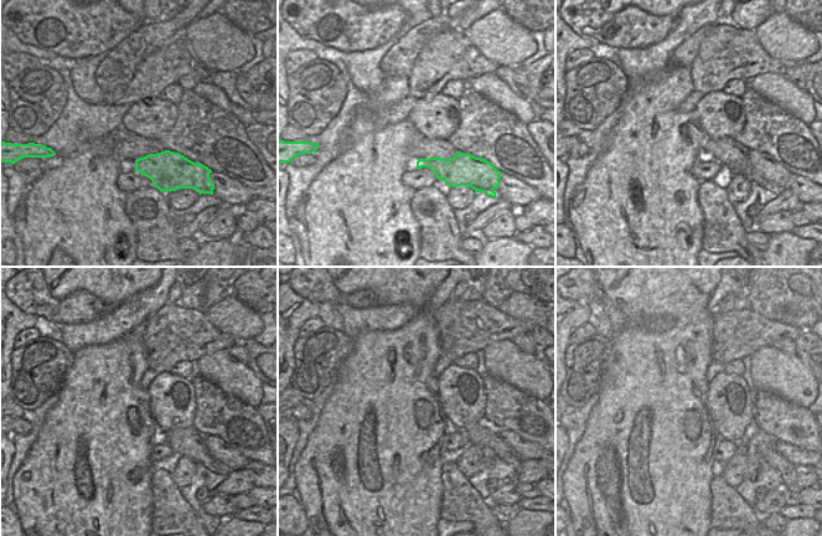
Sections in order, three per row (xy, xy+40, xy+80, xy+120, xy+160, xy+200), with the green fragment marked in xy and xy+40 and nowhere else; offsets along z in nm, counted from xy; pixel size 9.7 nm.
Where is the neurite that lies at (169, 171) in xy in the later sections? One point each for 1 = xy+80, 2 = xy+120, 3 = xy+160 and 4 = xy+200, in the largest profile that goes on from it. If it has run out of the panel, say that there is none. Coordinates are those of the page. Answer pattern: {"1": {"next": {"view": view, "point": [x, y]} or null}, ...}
{"1": {"next": {"view": "xy+80", "point": [766, 166]}}, "2": {"next": {"view": "xy+120", "point": [217, 448]}}, "3": {"next": {"view": "xy+160", "point": [517, 459]}}, "4": {"next": {"view": "xy+200", "point": [799, 457]}}}

